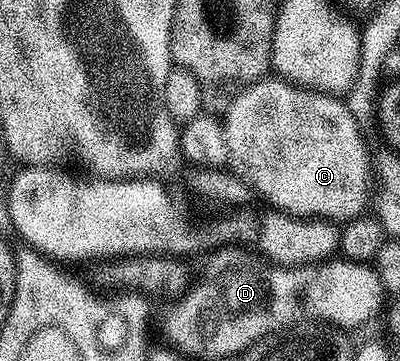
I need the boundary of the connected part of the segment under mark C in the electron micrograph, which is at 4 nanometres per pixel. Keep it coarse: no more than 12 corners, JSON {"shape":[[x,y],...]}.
{"shape":[[281,78],[224,113],[229,167],[290,216],[363,215],[345,99]]}

